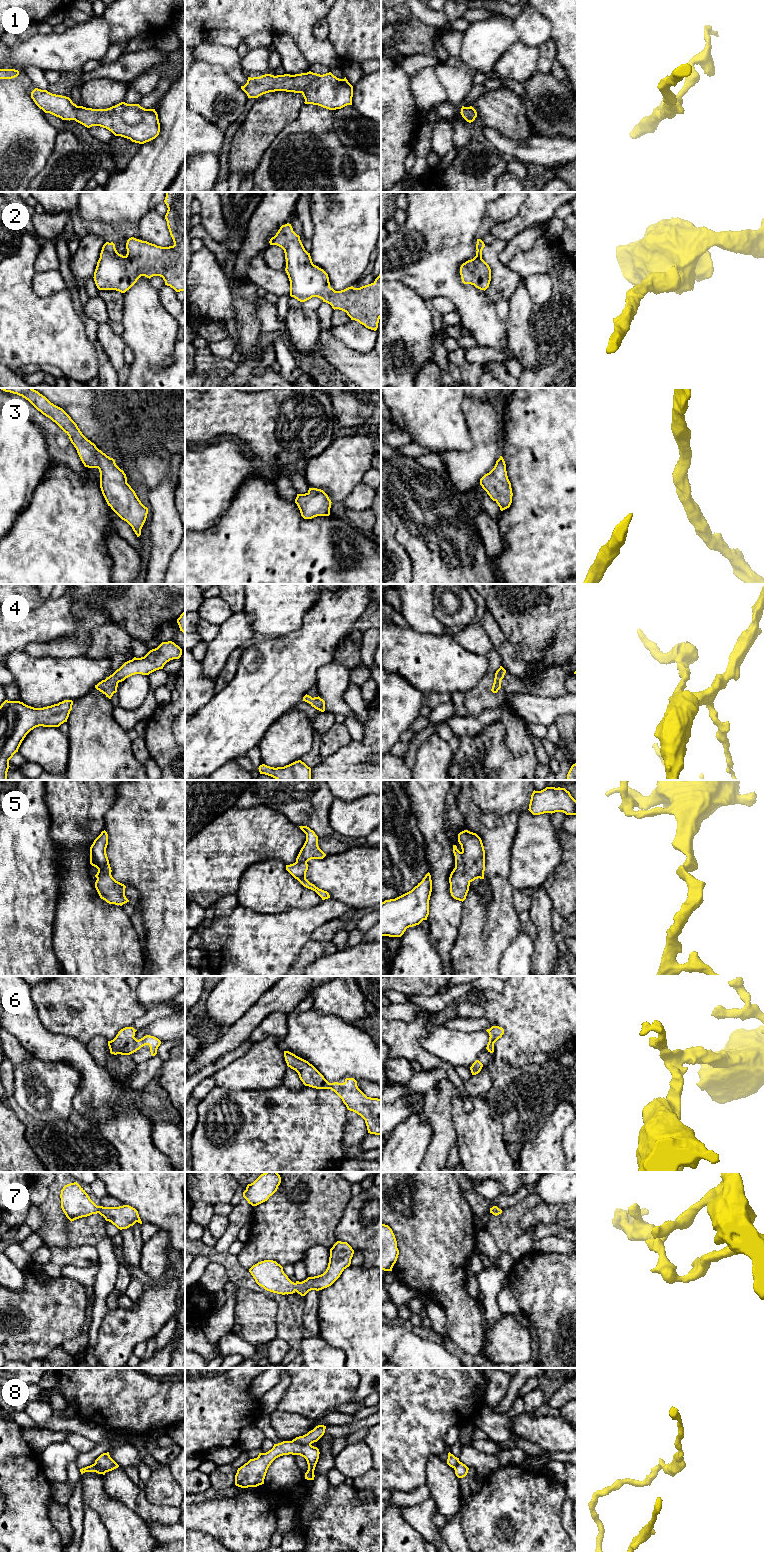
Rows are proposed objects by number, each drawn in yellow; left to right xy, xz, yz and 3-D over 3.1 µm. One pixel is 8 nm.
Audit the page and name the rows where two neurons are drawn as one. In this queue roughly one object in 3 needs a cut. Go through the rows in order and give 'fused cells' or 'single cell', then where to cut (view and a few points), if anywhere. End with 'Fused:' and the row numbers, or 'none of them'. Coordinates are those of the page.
1: single cell | no cut
2: single cell | no cut
3: single cell | no cut
4: single cell | no cut
5: single cell | no cut
6: single cell | no cut
7: single cell | no cut
8: fused cells | xz (292, 1440), (298, 1443), (310, 1444)
Fused: 8

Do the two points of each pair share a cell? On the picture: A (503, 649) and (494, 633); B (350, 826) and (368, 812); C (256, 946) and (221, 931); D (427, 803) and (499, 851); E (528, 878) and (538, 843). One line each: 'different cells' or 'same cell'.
A: same cell
B: same cell
C: same cell
D: different cells
E: same cell

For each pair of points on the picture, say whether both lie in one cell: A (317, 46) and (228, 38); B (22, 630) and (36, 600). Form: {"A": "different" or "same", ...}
{"A": "different", "B": "different"}

